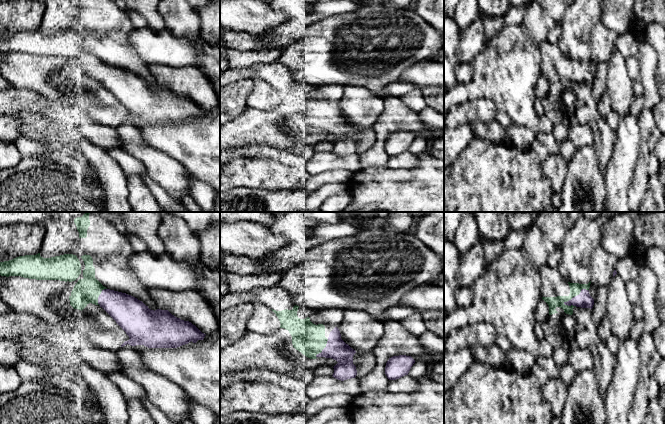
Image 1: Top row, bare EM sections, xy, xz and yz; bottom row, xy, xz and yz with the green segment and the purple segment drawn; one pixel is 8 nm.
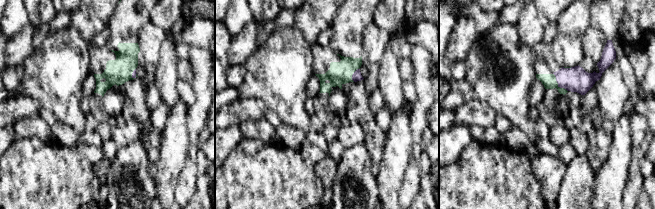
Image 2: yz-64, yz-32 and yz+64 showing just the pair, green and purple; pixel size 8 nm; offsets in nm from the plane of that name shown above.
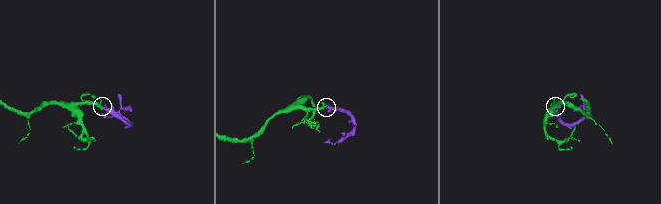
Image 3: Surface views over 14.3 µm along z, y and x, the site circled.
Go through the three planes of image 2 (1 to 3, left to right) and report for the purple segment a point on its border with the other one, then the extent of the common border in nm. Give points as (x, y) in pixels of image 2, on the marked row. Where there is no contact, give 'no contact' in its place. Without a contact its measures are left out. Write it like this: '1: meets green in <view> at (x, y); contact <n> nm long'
1: meets green in yz-64 at (132, 72); contact 90 nm long
2: meets green in yz-32 at (352, 74); contact 120 nm long
3: meets green in yz+64 at (557, 84); contact 190 nm long

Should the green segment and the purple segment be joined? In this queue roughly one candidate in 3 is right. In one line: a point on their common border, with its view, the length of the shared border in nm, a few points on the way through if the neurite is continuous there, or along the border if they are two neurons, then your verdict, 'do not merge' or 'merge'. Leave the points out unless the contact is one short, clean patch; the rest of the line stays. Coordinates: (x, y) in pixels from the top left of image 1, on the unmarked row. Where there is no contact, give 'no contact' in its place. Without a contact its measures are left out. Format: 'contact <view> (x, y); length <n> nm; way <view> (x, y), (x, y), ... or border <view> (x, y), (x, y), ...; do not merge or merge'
contact yz (575, 71); length 240 nm; way yz (575, 64), (575, 71), (584, 76); merge

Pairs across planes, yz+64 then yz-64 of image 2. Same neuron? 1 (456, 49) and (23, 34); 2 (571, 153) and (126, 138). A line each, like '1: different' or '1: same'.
1: same
2: different

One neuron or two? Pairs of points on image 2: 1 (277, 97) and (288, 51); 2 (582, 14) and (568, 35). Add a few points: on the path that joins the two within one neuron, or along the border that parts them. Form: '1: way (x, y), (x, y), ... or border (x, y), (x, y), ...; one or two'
1: way (279, 86), (279, 70), (283, 62); one
2: way (577, 19), (572, 24), (570, 30); one

